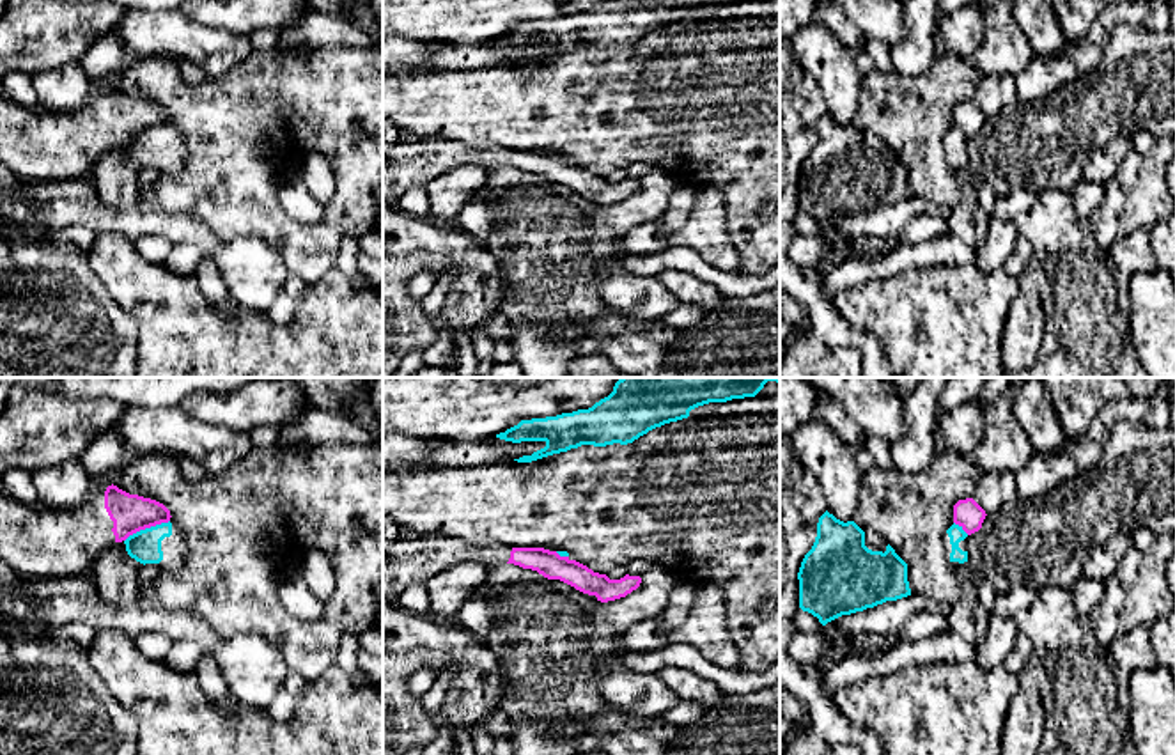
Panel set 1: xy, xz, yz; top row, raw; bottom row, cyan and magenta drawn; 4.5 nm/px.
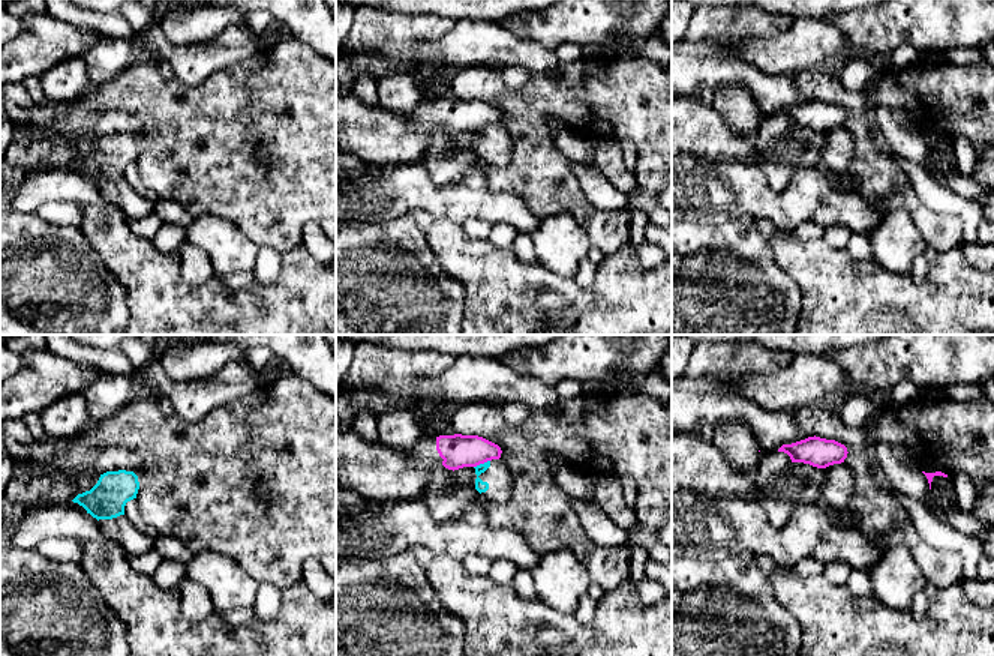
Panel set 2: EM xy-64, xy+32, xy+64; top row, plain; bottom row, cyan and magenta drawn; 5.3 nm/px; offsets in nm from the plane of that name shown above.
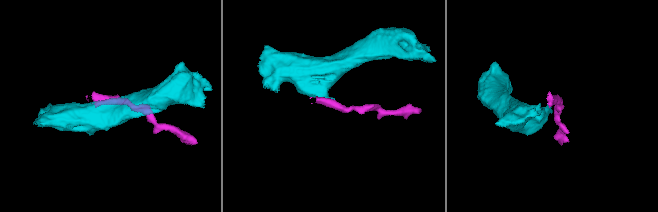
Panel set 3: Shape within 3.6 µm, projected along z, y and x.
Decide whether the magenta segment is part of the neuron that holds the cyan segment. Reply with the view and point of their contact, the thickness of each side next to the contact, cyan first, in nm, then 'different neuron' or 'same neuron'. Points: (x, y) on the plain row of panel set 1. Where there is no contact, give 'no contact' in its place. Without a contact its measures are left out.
contact xy (146, 132); calibres 150 and 180 nm; different neuron

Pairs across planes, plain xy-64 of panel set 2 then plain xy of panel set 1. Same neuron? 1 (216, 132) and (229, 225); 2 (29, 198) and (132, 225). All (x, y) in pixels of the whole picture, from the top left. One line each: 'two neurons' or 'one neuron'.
1: one neuron
2: one neuron

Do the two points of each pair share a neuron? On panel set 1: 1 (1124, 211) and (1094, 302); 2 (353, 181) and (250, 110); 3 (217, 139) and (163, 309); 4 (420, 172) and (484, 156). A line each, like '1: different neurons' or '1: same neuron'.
1: different neurons
2: same neuron
3: different neurons
4: same neuron

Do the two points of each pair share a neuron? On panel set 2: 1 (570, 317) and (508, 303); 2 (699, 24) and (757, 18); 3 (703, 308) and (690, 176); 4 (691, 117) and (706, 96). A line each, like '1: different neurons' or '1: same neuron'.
1: same neuron
2: same neuron
3: different neurons
4: different neurons

